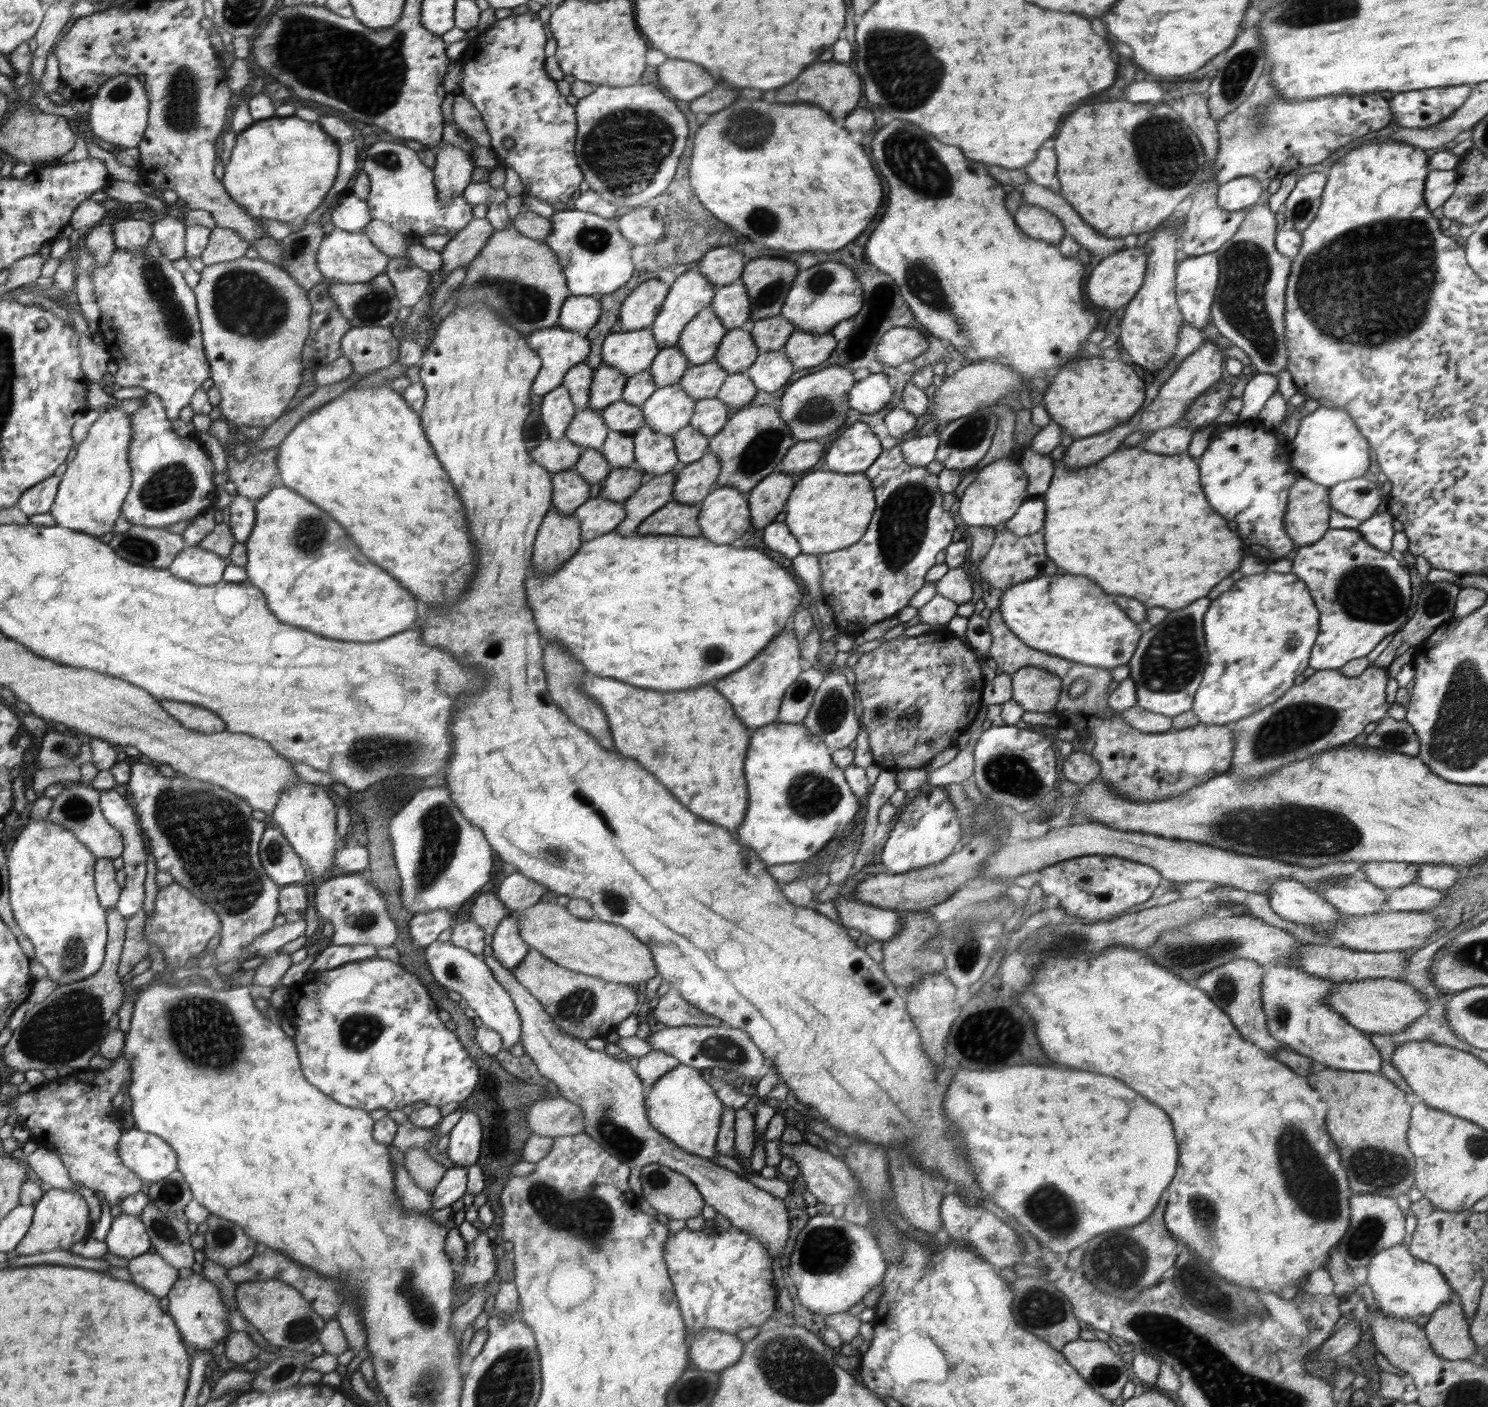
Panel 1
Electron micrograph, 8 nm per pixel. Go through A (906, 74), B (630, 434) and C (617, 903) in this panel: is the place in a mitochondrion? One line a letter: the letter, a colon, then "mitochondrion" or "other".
A: mitochondrion
B: other
C: mitochondrion

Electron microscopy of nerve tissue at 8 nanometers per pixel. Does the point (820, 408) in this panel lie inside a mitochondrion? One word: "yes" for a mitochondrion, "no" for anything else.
yes

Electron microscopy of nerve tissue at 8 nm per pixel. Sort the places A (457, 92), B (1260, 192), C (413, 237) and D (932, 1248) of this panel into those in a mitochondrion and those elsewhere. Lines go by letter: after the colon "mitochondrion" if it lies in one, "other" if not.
A: other
B: other
C: other
D: other

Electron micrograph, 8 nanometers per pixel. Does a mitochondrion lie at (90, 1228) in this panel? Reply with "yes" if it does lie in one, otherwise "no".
no

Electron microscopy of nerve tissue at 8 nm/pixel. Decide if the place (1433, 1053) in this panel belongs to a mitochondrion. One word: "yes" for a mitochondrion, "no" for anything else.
no

